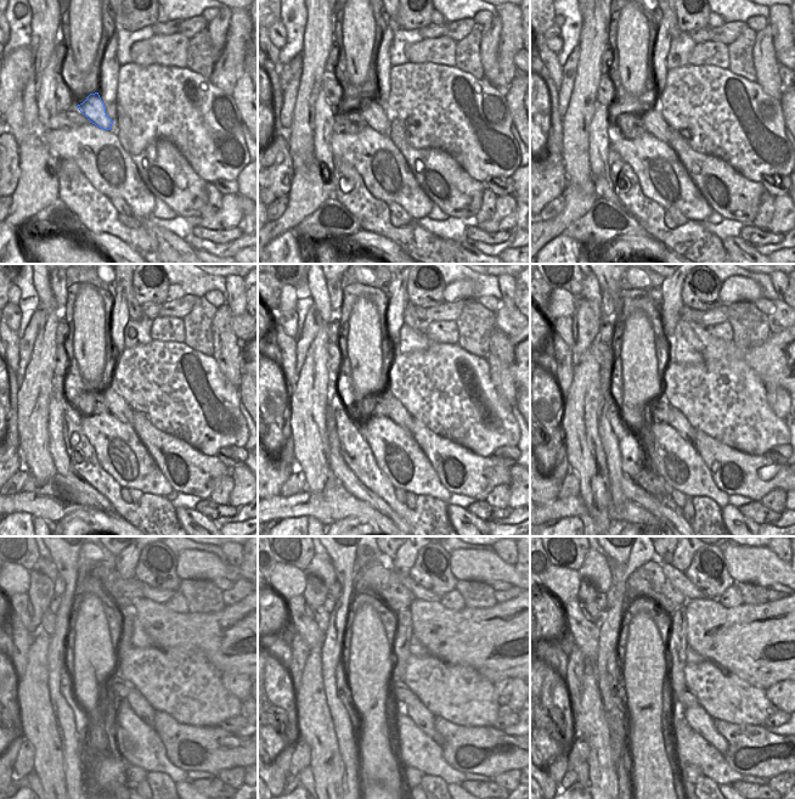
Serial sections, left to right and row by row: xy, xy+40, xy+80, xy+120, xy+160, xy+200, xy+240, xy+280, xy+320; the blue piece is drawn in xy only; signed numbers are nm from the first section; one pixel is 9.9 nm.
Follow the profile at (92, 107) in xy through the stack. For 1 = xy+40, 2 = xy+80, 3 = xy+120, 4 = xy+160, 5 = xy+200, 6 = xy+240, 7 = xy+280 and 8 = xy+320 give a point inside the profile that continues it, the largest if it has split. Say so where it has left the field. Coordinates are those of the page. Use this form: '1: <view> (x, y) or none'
1: xy+40 (377, 118)
2: xy+80 (653, 121)
3: xy+120 (118, 406)
4: xy+160 (398, 414)
5: xy+200 (677, 420)
6: xy+240 (140, 705)
7: xy+280 (422, 716)
8: xy+320 (695, 716)

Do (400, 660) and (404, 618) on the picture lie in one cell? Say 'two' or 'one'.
one

